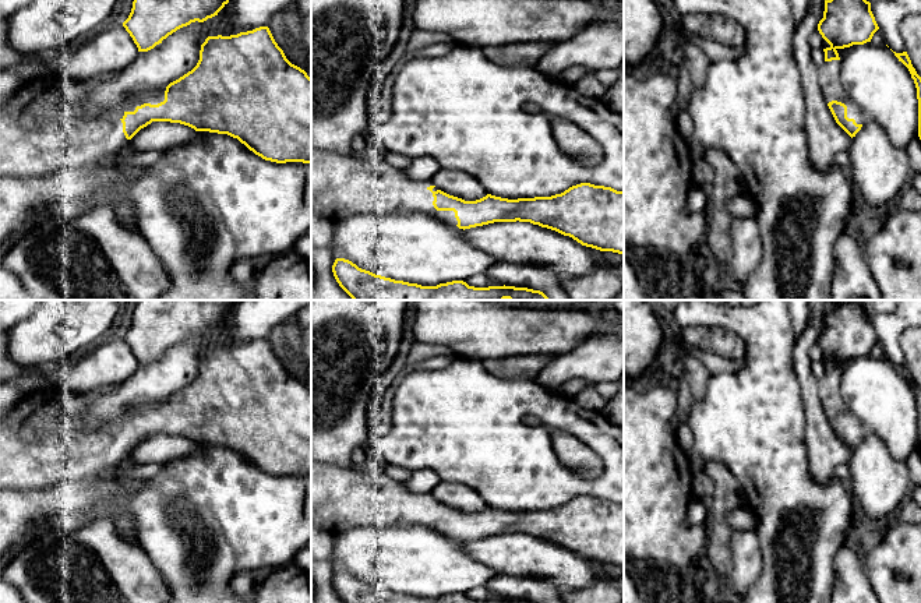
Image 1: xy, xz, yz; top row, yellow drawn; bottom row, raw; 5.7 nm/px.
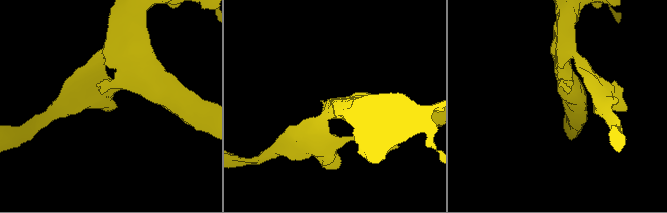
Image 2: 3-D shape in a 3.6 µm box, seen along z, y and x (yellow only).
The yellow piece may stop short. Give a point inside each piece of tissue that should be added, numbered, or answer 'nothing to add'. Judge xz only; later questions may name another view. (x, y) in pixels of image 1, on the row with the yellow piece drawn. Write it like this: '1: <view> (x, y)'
1: xz (341, 184)

